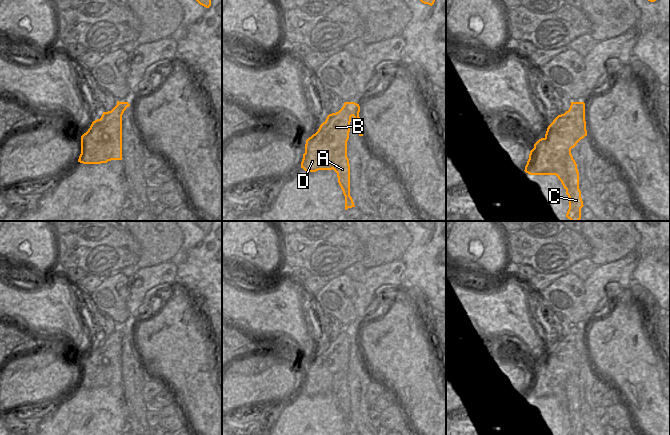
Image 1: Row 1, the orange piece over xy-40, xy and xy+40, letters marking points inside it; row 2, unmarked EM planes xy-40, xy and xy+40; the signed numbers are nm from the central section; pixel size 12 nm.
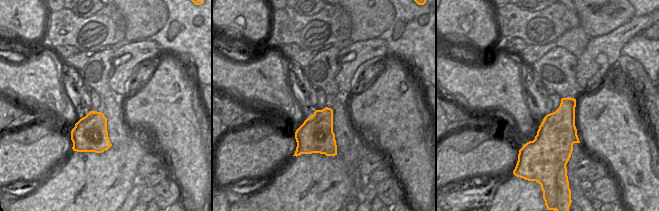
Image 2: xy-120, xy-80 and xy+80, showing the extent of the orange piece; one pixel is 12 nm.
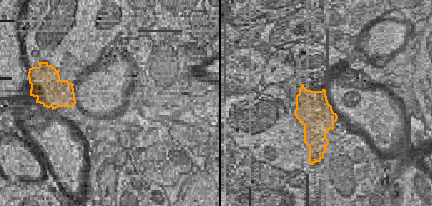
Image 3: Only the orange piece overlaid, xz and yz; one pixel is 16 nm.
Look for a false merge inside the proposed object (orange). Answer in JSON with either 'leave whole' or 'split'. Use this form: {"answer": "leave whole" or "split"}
{"answer": "split"}

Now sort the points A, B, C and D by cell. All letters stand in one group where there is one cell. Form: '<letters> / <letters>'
A C / B D

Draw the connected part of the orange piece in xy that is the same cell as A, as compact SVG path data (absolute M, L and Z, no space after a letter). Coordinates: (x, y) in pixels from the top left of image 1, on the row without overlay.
M347 371L333 380L333 394L337 397L338 407L345 420L345 434L355 431L350 420L350 389L347 381Z

